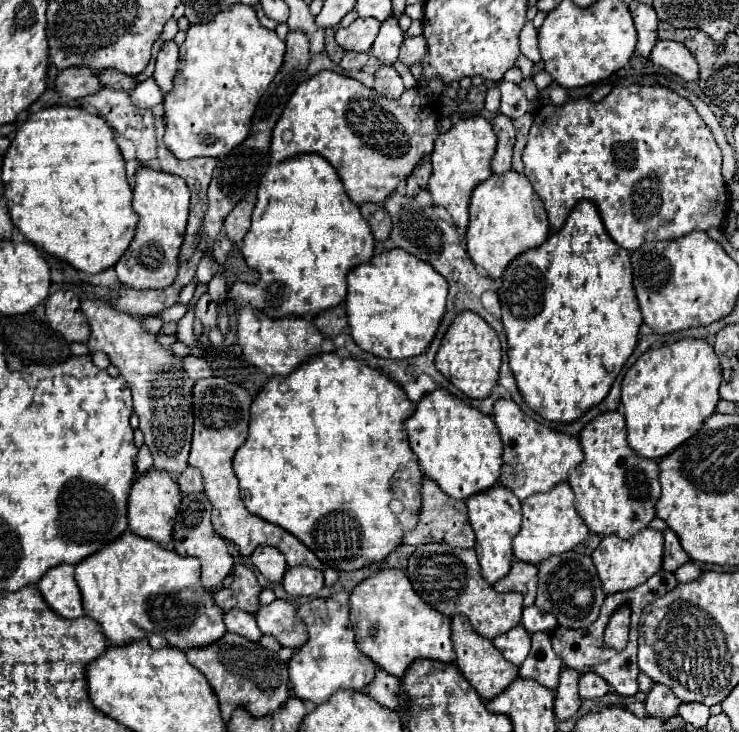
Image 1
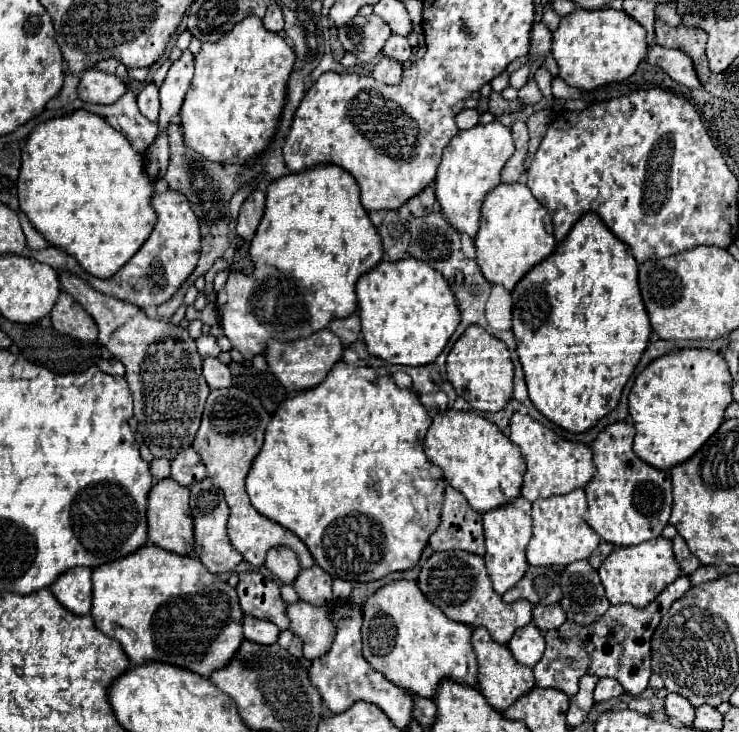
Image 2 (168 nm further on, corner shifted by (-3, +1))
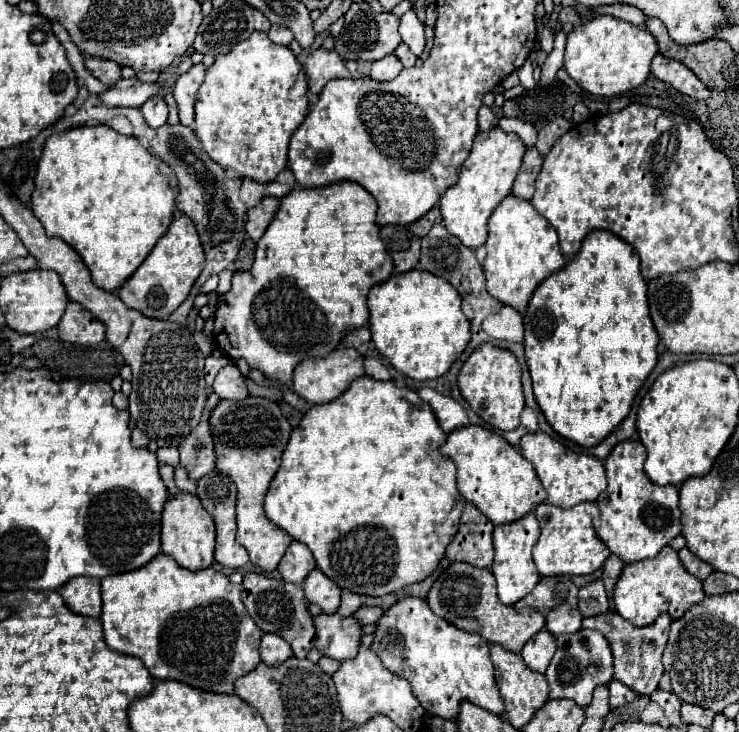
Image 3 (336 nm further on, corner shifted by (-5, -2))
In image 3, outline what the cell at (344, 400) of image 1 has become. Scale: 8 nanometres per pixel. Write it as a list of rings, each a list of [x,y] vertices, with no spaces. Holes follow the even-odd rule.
[[[365,375],[357,381],[353,381],[349,385],[349,389],[339,399],[335,399],[327,405],[315,405],[303,415],[301,425],[293,431],[289,445],[285,449],[285,455],[281,461],[283,465],[279,467],[279,471],[277,471],[275,479],[271,481],[271,487],[265,495],[265,513],[277,527],[287,531],[295,541],[301,541],[303,545],[307,545],[317,561],[317,567],[329,579],[333,579],[341,589],[359,593],[359,595],[371,595],[371,597],[383,597],[387,593],[397,593],[407,585],[421,583],[437,569],[439,561],[445,557],[447,545],[453,541],[453,537],[457,535],[457,529],[459,529],[465,499],[461,497],[461,493],[457,489],[455,463],[449,457],[439,453],[439,447],[445,441],[447,441],[447,433],[439,427],[433,409],[425,401],[421,401],[417,391],[413,391],[409,387],[397,387],[393,381],[377,381],[377,379],[371,379]]]

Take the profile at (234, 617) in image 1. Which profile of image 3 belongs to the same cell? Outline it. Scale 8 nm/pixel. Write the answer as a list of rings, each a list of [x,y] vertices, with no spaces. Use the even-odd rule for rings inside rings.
[[[269,633],[263,635],[263,639],[261,639],[261,659],[263,659],[265,665],[277,667],[291,657],[293,657],[293,651],[291,651],[289,643],[285,643],[285,639],[281,639],[279,635],[269,635]]]

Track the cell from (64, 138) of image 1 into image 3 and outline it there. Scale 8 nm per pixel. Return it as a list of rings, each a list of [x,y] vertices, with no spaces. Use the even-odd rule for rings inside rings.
[[[85,125],[65,133],[55,133],[45,143],[37,165],[35,191],[31,209],[43,223],[49,237],[59,237],[69,243],[85,261],[97,287],[117,291],[145,261],[155,243],[165,235],[173,221],[179,183],[175,173],[161,159],[151,155],[135,137],[121,135],[107,125]]]

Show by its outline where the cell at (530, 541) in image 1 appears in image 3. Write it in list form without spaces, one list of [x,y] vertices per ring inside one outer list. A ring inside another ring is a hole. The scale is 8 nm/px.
[[[581,503],[571,509],[561,509],[553,505],[539,505],[535,511],[539,525],[541,525],[541,537],[537,545],[533,547],[533,559],[543,577],[551,575],[589,575],[603,567],[607,557],[611,555],[605,543],[597,537],[593,529],[593,519],[599,515],[599,509],[595,503]]]

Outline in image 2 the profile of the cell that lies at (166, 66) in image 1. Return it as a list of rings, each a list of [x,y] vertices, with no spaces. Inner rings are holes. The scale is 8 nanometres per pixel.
[[[185,50],[179,60],[175,60],[159,88],[161,94],[161,114],[159,114],[159,133],[167,130],[167,124],[179,114],[181,102],[193,78],[193,54]]]

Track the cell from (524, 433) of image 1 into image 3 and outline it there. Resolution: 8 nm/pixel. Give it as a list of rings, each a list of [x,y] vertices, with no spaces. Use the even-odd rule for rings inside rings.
[[[541,431],[525,435],[521,439],[519,449],[521,449],[521,455],[533,463],[537,477],[539,477],[543,489],[547,491],[545,503],[569,509],[583,501],[597,501],[597,497],[607,489],[605,467],[597,457],[585,455],[585,453],[575,453],[575,451],[567,449],[565,445],[561,445],[557,439],[545,435]]]

